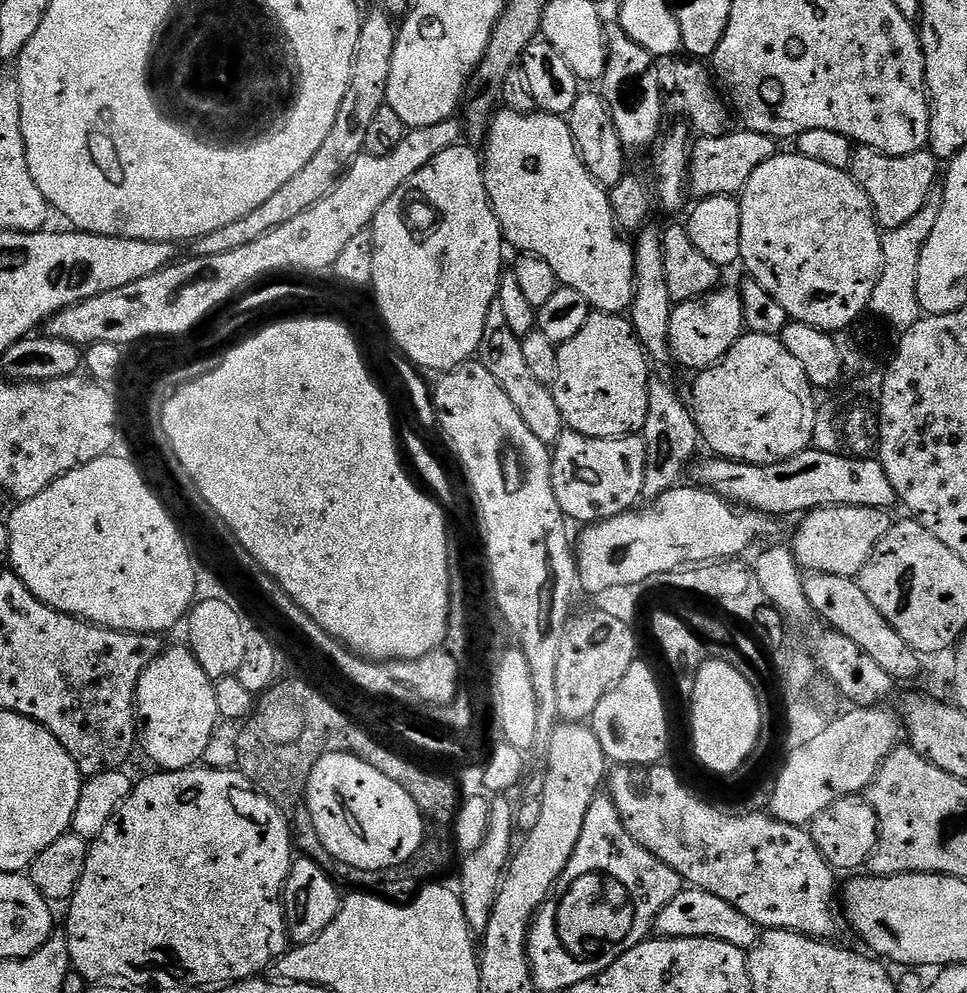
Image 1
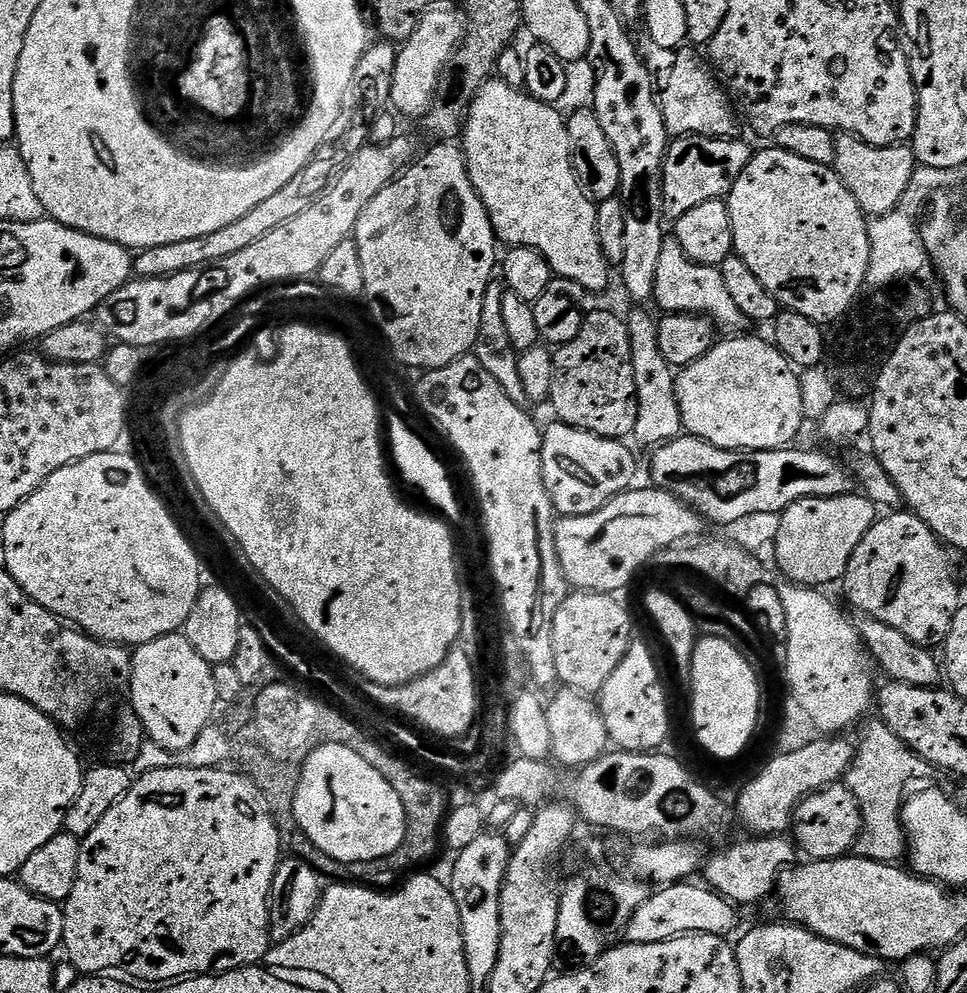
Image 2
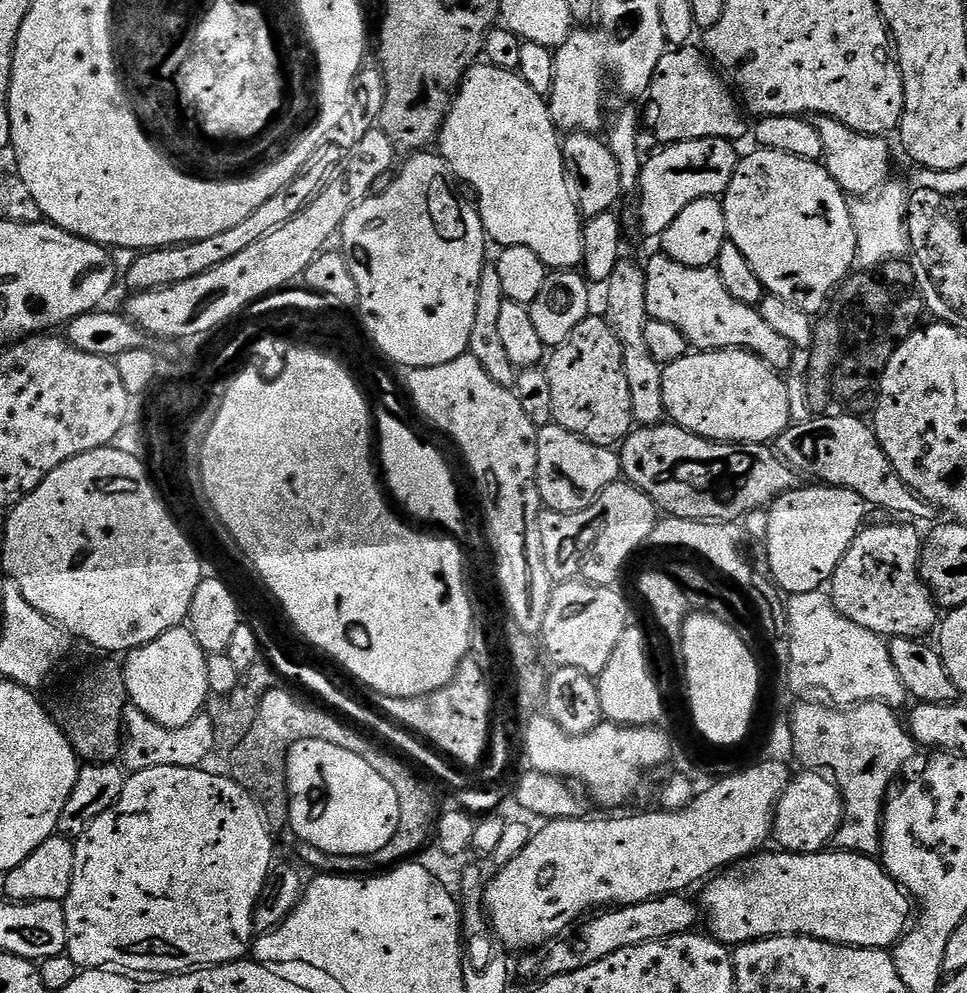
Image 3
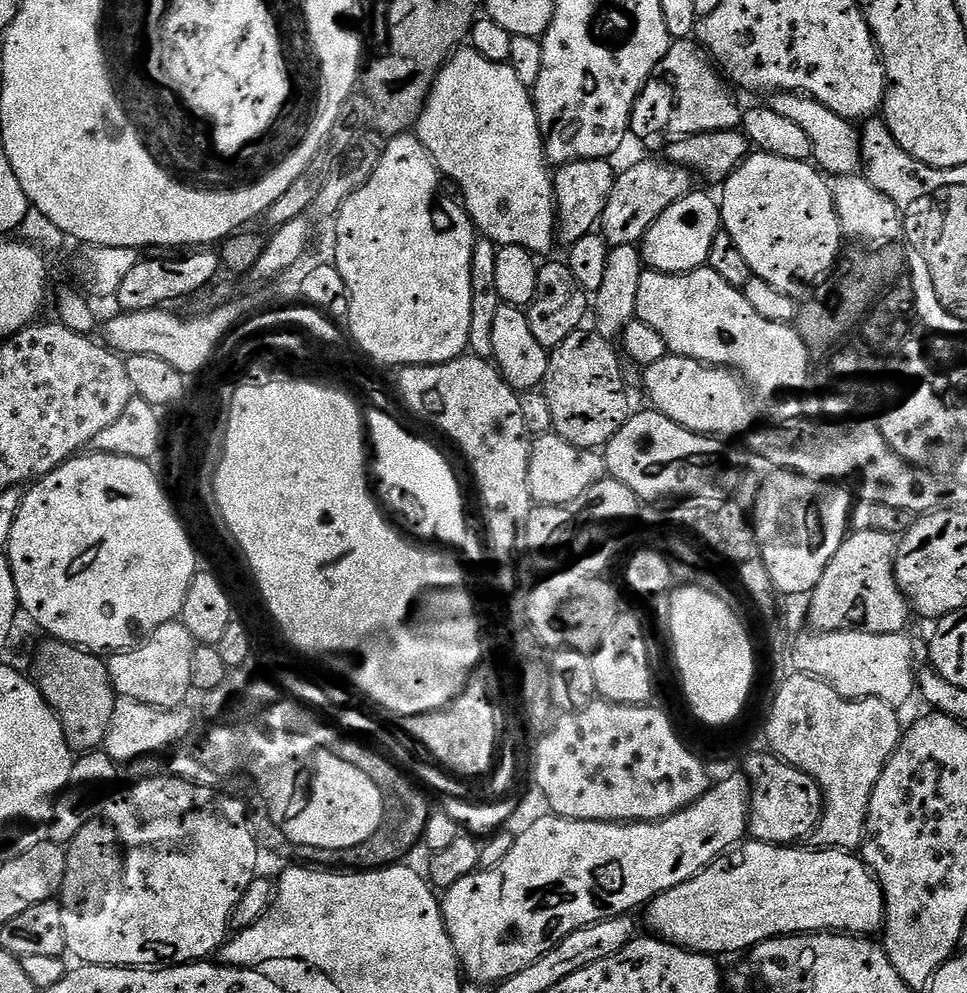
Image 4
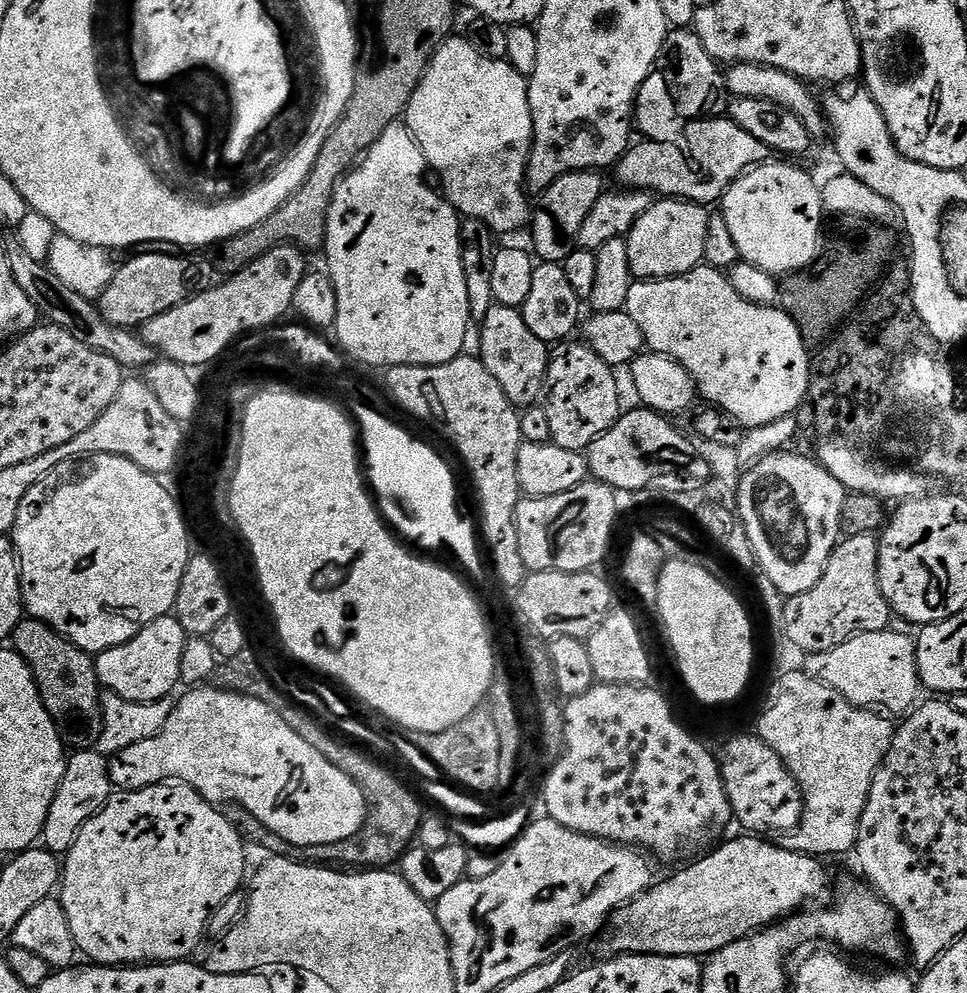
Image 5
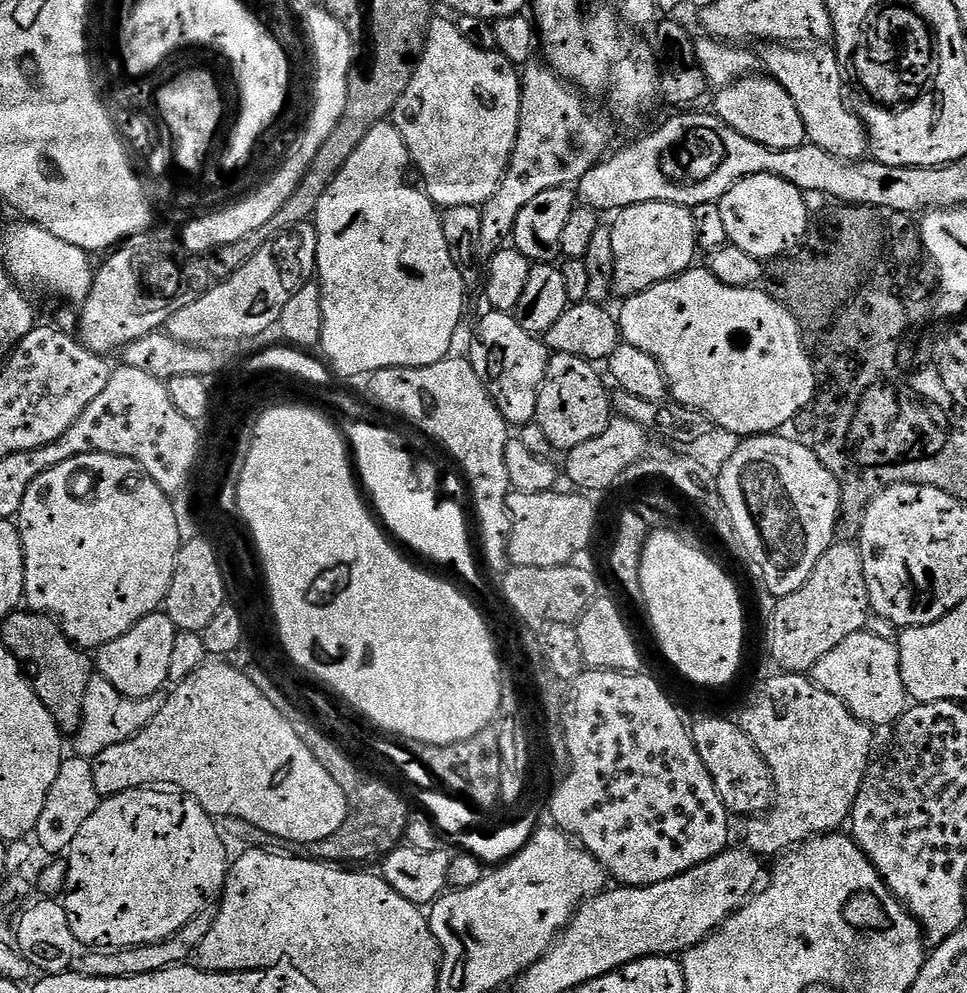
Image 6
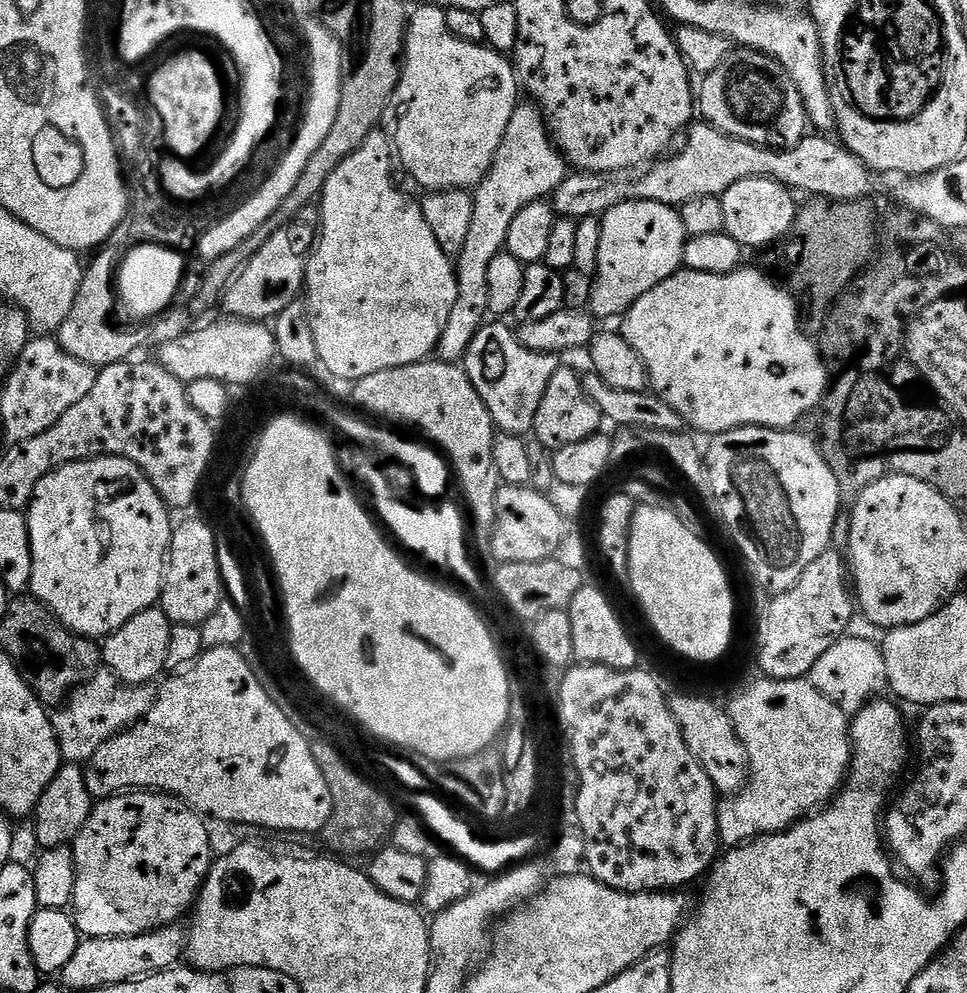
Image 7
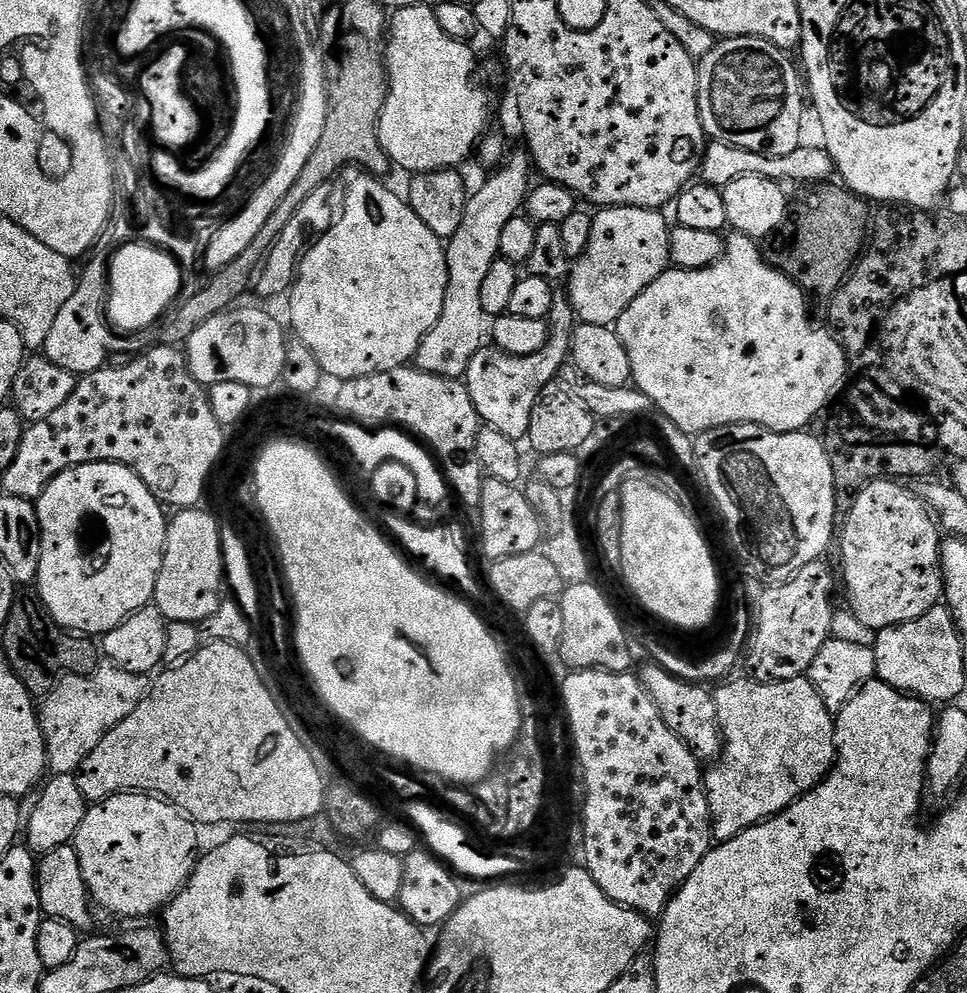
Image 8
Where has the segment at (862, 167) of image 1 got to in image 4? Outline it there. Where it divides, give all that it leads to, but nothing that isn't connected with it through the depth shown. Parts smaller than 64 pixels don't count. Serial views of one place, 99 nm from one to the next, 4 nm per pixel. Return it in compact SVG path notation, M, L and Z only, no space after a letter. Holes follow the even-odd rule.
M799 92L771 93L767 97L766 104L774 110L774 114L779 114L782 118L790 118L794 126L806 130L806 138L810 138L812 147L812 160L821 172L835 178L861 171L860 132L853 121L834 114L834 110L822 106L822 102Z

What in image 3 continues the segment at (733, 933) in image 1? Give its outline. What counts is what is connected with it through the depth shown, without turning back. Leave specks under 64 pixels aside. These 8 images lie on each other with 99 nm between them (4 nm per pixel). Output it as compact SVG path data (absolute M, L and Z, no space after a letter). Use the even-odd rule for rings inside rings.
M669 894L658 900L647 900L637 904L625 904L605 911L597 920L589 919L580 936L573 940L560 938L547 949L548 953L542 960L542 972L545 977L561 976L573 972L586 964L593 964L618 950L626 950L630 946L651 944L654 940L669 940L672 936L682 936L693 931L698 920L698 908L695 903L687 900L684 894Z

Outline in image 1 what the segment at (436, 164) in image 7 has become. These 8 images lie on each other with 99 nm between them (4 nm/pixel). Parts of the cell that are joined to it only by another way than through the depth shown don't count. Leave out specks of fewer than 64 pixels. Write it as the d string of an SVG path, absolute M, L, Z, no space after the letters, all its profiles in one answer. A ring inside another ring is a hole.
M507 110L497 111L493 116L491 124L488 126L488 138L482 145L482 163L484 166L484 185L486 194L492 203L494 214L500 223L500 232L504 235L505 241L517 248L517 253L530 256L540 256L554 270L557 281L563 287L578 290L582 298L597 312L614 312L624 314L631 309L632 299L634 298L634 248L631 243L623 240L621 229L616 223L612 213L612 197L606 191L603 184L600 184L586 170L584 159L580 157L580 151L576 149L574 138L570 134L570 126L567 119L563 116L554 116L551 112L509 112Z

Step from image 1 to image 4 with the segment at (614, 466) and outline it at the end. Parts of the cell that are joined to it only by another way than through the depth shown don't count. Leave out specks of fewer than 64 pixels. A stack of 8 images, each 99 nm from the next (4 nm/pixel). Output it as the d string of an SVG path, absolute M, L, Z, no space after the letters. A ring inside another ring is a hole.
M553 431L535 437L532 441L528 477L533 505L562 506L566 502L574 502L574 498L582 498L582 494L586 494L590 486L605 479L605 476L604 458L597 449L574 446Z

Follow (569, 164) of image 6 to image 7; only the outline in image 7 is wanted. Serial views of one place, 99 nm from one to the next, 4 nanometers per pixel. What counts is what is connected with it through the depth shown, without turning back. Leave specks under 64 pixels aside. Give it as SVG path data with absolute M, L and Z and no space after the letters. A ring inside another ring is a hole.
M517 103L514 114L510 114L502 146L498 146L492 168L484 181L474 189L473 225L470 226L466 246L462 246L454 264L458 302L454 302L454 310L450 310L450 322L446 322L446 330L440 339L438 356L441 360L463 361L470 342L474 342L478 330L484 327L489 315L486 281L490 262L494 262L497 254L505 251L506 234L510 234L510 222L514 222L518 210L530 206L530 202L535 200L548 200L570 174L570 165L553 142L548 124L544 121L544 113L535 103L524 103Z

